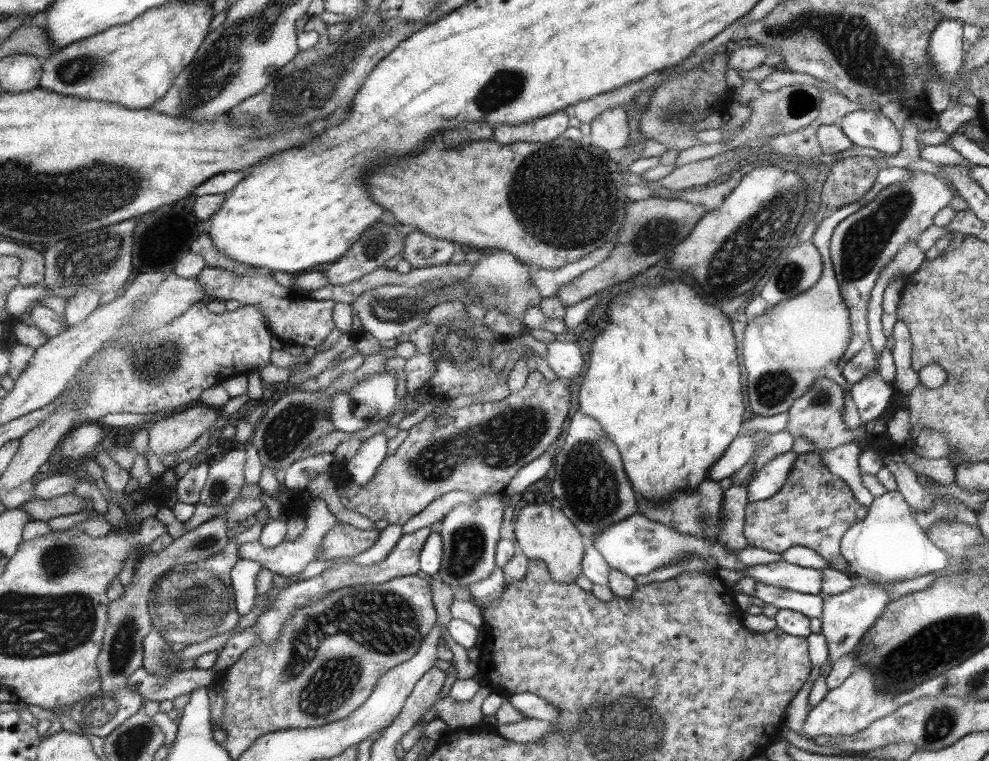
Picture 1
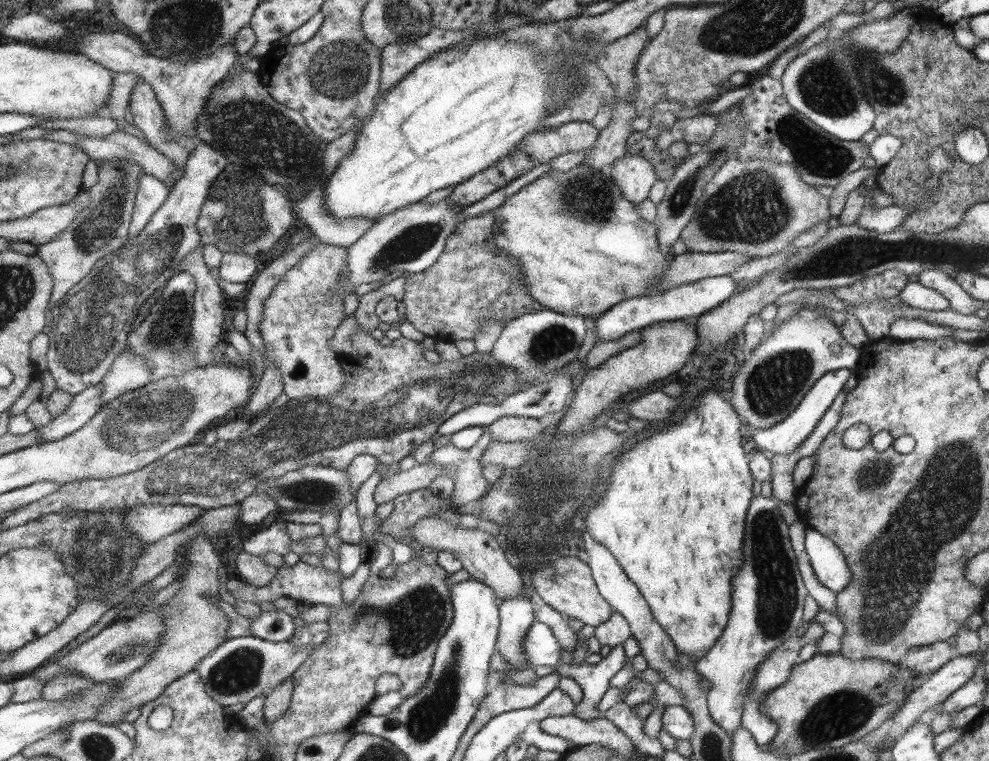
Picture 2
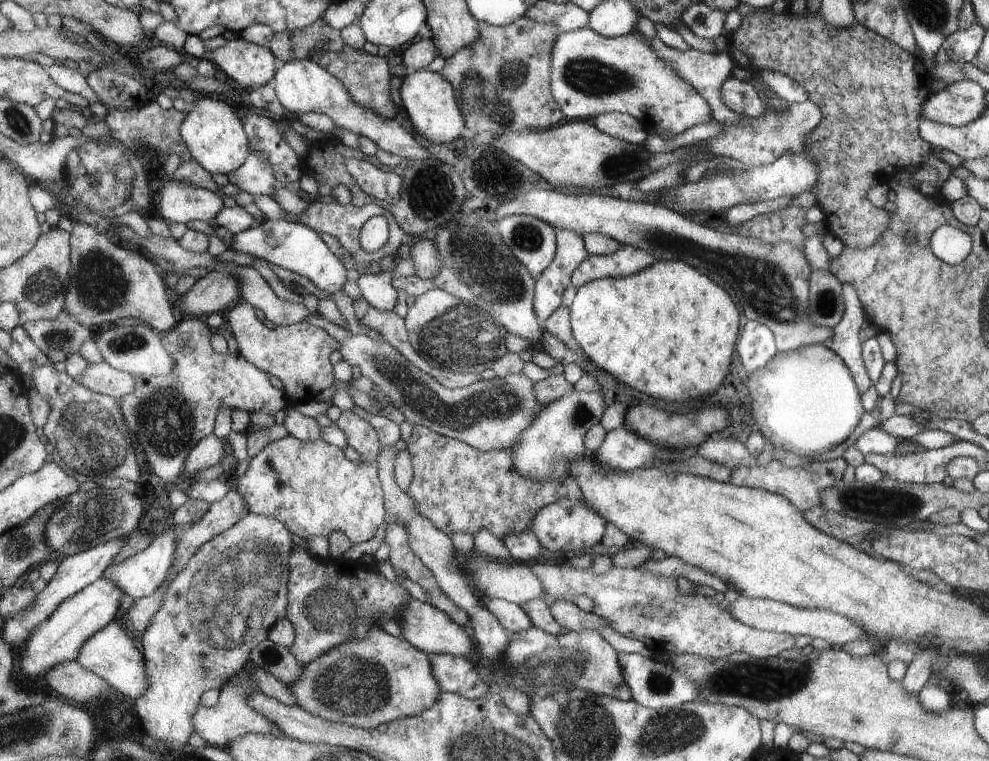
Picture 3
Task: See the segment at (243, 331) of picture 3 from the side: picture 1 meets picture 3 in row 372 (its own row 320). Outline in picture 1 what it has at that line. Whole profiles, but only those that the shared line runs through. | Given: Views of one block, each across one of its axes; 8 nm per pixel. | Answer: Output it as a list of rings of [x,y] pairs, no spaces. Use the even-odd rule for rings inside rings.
[[[219,267],[201,269],[197,280],[204,286],[209,300],[237,300],[240,305],[257,305],[271,329],[272,336],[283,346],[315,347],[334,330],[331,313],[335,310],[334,300],[313,300],[293,288],[279,285],[269,269],[249,267],[246,273],[236,273]]]

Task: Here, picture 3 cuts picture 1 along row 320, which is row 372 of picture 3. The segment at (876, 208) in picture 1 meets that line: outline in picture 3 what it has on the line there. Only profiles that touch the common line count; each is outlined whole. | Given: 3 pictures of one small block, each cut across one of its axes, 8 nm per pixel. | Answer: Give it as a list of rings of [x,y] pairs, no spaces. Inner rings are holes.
[[[843,284],[843,297],[845,306],[843,318],[832,328],[832,336],[821,344],[842,358],[854,378],[856,389],[863,394],[873,384],[867,376],[867,369],[861,358],[862,341],[858,333],[863,321],[867,320],[867,314],[855,286]]]

